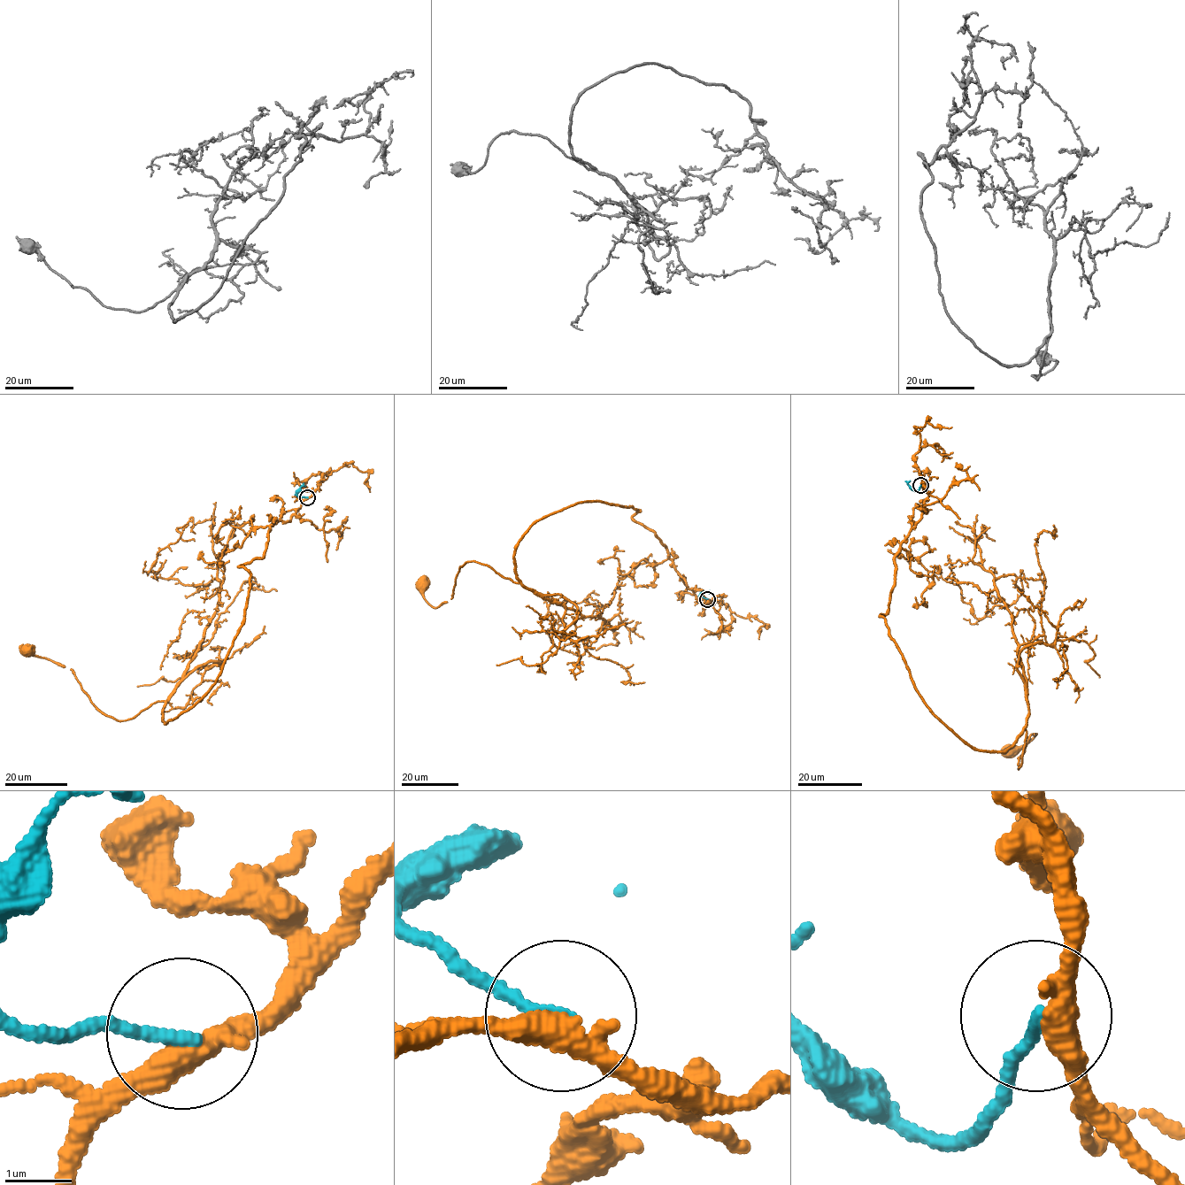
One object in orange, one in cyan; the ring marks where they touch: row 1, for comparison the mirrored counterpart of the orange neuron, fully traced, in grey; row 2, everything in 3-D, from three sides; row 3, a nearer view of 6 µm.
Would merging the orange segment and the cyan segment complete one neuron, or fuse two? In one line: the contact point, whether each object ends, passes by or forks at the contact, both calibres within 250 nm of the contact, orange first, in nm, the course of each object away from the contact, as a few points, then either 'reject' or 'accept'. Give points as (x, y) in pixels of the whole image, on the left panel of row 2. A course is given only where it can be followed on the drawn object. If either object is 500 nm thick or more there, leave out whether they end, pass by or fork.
at (307, 497); orange passes by; cyan ends there; 380 nm thick on the orange side, 190 nm on the other; orange runs (306, 497), (239, 566), (241, 628), (174, 719), (165, 702), (116, 720), (26, 649); cyan runs (306, 497), (296, 494), (301, 486), (305, 486); reject

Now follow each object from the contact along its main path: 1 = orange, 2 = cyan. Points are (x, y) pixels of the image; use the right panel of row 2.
1: (921, 485), (879, 616), (924, 703), (972, 748), (1012, 745), (1027, 717), (1019, 769), (1036, 734), (1011, 750)
2: (921, 485), (914, 491), (907, 484), (910, 480)

